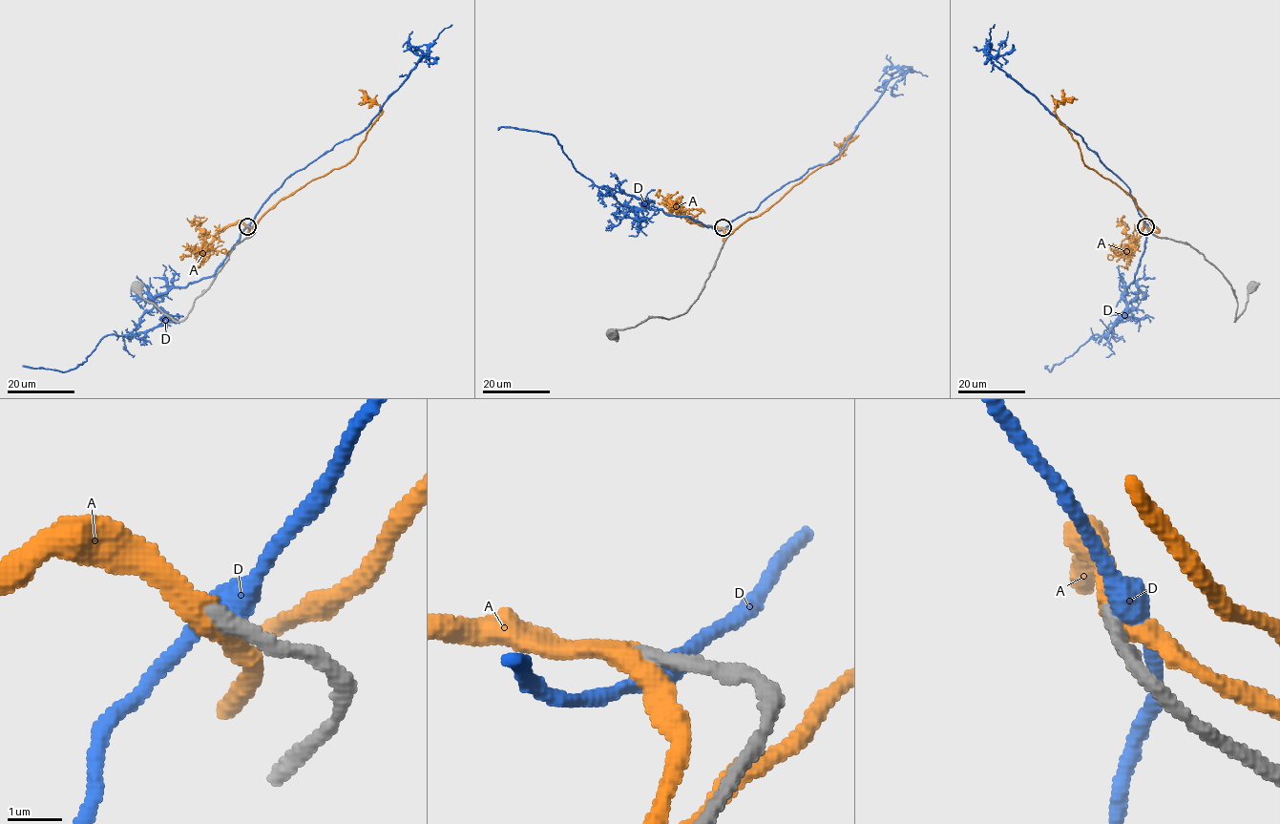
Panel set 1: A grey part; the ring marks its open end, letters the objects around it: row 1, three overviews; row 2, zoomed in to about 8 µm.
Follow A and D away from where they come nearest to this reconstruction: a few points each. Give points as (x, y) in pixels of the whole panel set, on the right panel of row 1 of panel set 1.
A: (1145, 225), (1158, 230), (1128, 194), (1083, 163), (1079, 144), (1055, 113), (1058, 101), (1077, 98)
D: (1146, 225), (1130, 189), (1087, 147), (1082, 138), (1060, 123), (991, 61), (989, 56), (995, 57), (1008, 31)

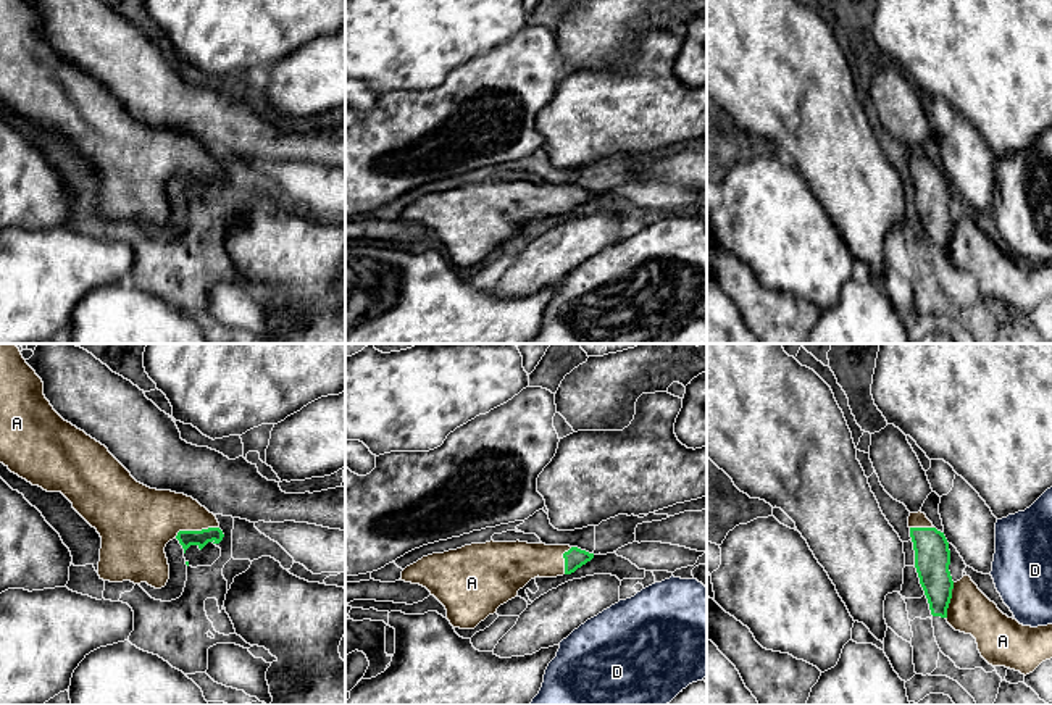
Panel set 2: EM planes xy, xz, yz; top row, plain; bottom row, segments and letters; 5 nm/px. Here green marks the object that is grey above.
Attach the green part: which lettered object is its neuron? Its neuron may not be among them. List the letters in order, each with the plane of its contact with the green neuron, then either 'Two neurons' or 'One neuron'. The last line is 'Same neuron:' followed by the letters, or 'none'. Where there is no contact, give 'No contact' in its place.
A: Touches green in xy. One neuron
D: No contact. Two neurons
Same neuron: A

